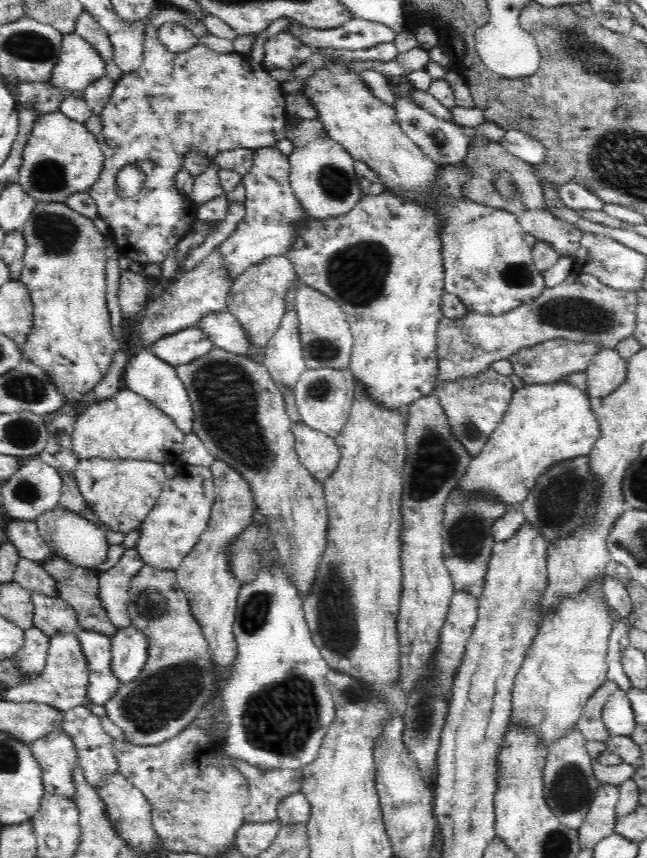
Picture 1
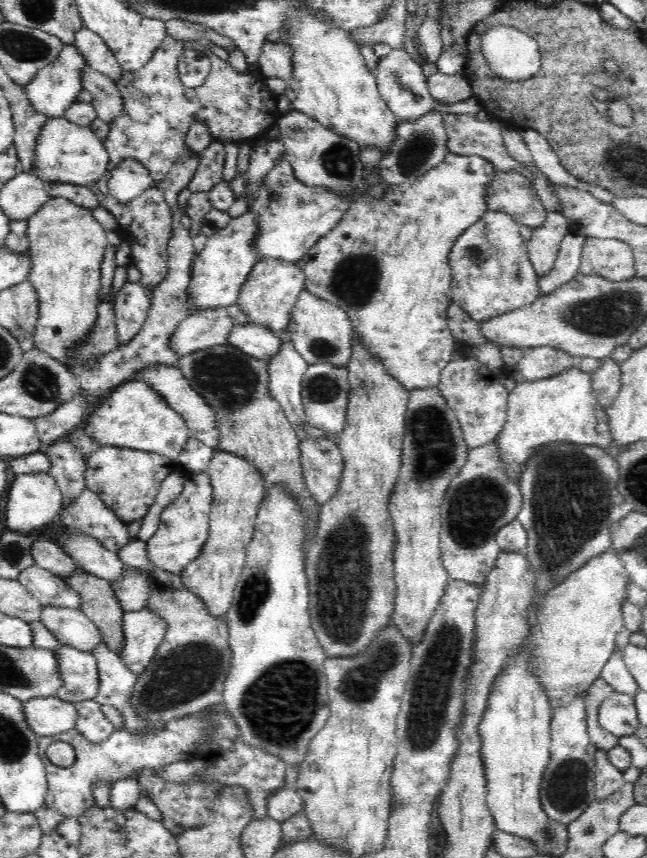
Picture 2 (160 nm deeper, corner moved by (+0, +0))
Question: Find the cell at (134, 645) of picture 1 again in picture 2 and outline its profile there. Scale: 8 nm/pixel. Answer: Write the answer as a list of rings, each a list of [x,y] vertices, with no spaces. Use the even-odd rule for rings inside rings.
[[[145,608],[126,612],[121,622],[121,633],[124,642],[118,655],[124,666],[138,677],[148,669],[154,660],[156,647],[163,641],[164,622]]]

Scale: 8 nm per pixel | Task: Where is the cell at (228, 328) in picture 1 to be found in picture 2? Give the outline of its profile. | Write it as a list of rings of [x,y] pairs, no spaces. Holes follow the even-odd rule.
[[[236,324],[227,335],[227,344],[260,360],[268,360],[279,347],[279,336],[259,325]]]

